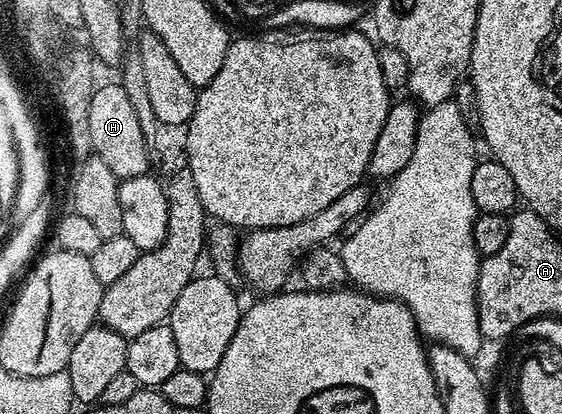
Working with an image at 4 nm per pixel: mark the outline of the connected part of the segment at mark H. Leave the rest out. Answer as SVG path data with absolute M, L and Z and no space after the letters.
M120 82L104 84L96 91L94 98L90 98L90 142L94 155L106 162L110 174L114 174L117 180L149 175L150 147L143 140L137 115Z

